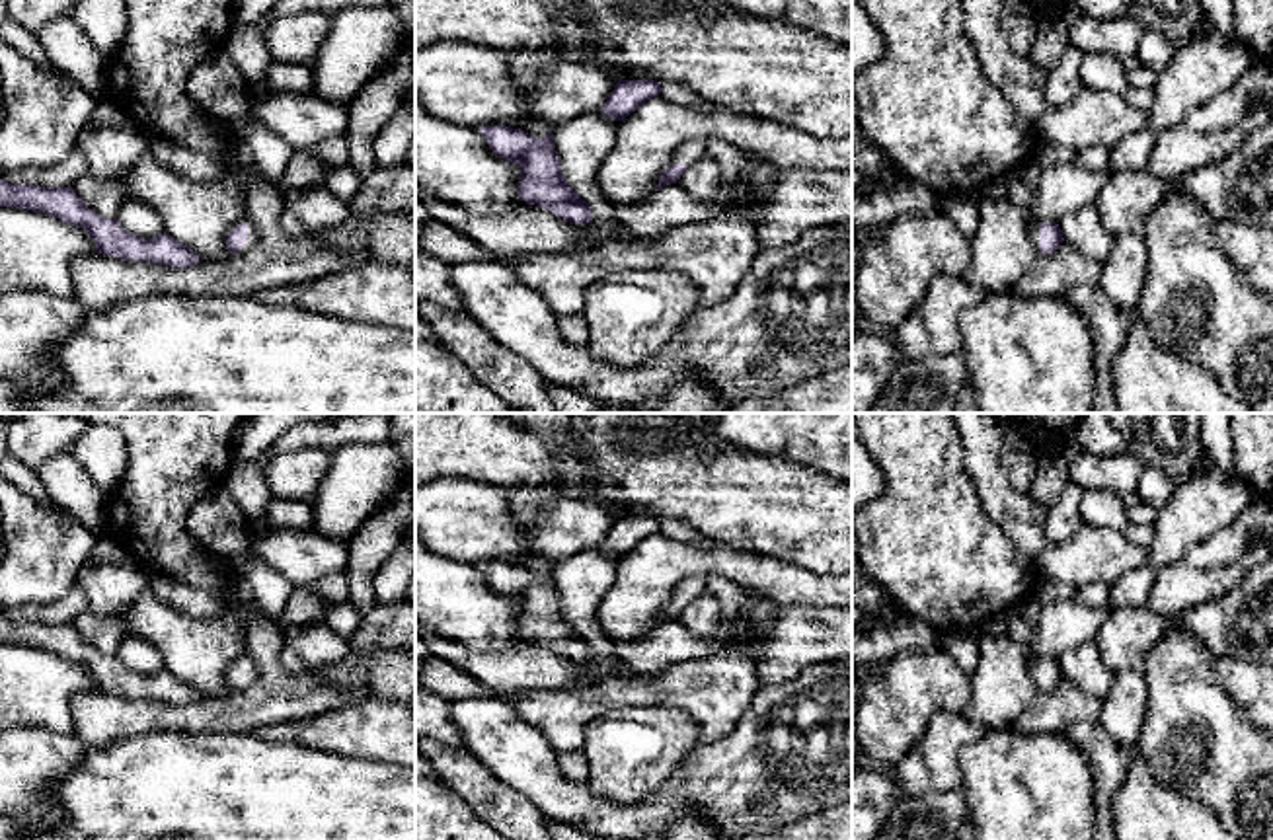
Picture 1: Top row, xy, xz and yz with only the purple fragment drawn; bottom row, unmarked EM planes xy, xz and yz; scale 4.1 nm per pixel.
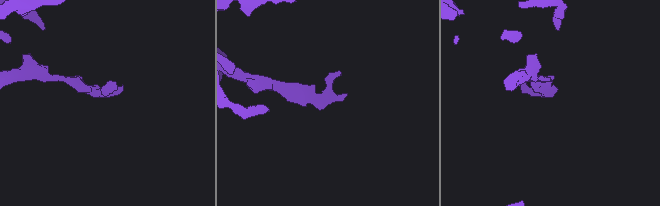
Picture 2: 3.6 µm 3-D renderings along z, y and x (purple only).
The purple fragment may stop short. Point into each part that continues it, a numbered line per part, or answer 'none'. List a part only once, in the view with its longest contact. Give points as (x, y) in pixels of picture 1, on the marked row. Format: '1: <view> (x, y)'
1: xy (252, 234)

